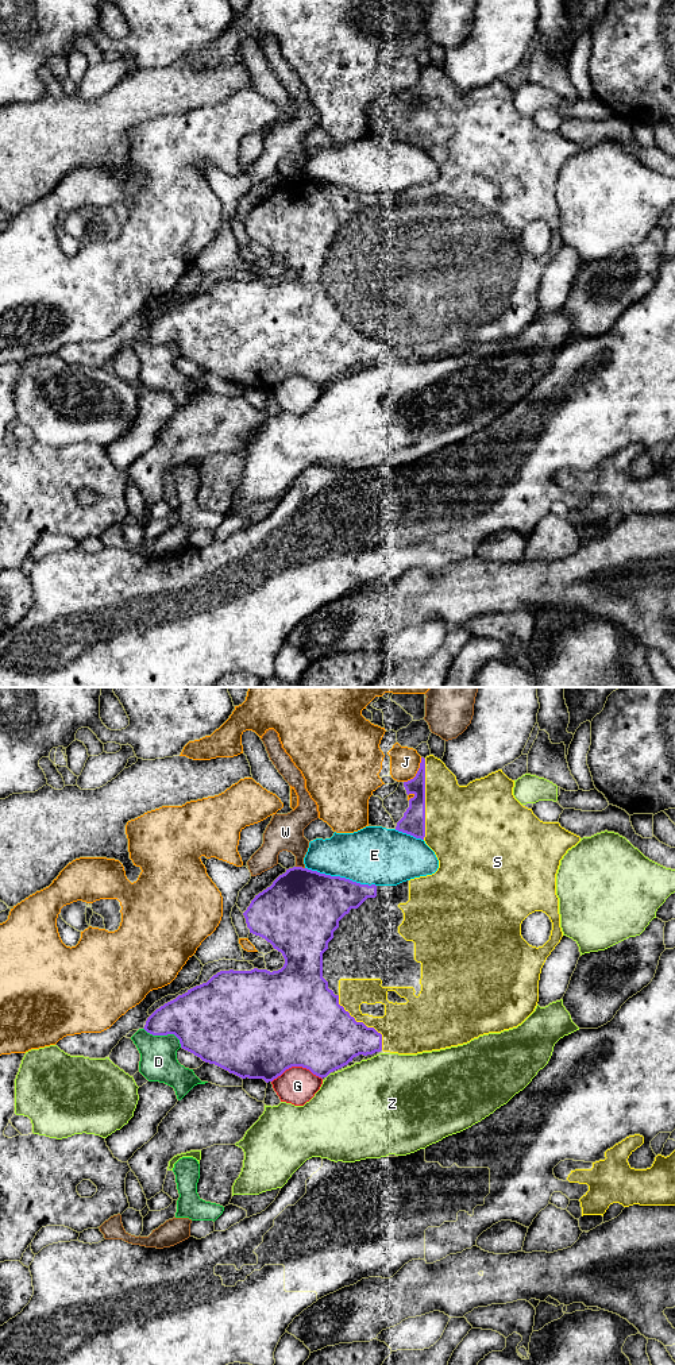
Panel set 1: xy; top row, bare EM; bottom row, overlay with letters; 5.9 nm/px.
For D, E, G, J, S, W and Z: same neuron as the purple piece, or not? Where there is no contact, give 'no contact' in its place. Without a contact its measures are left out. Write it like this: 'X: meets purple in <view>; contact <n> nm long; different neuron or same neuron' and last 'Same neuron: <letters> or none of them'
D: meets purple in xy; contact 260 nm long; different neuron
E: meets purple in xy; contact 440 nm long; different neuron
G: meets purple in xy; contact 300 nm long; different neuron
J: meets purple in xy; contact 190 nm long; different neuron
S: meets purple in xy; contact 480 nm long; same neuron
W: meets purple in xy; contact 60 nm long; different neuron
Z: meets purple in xy; contact 50 nm long; different neuron
Same neuron: S

